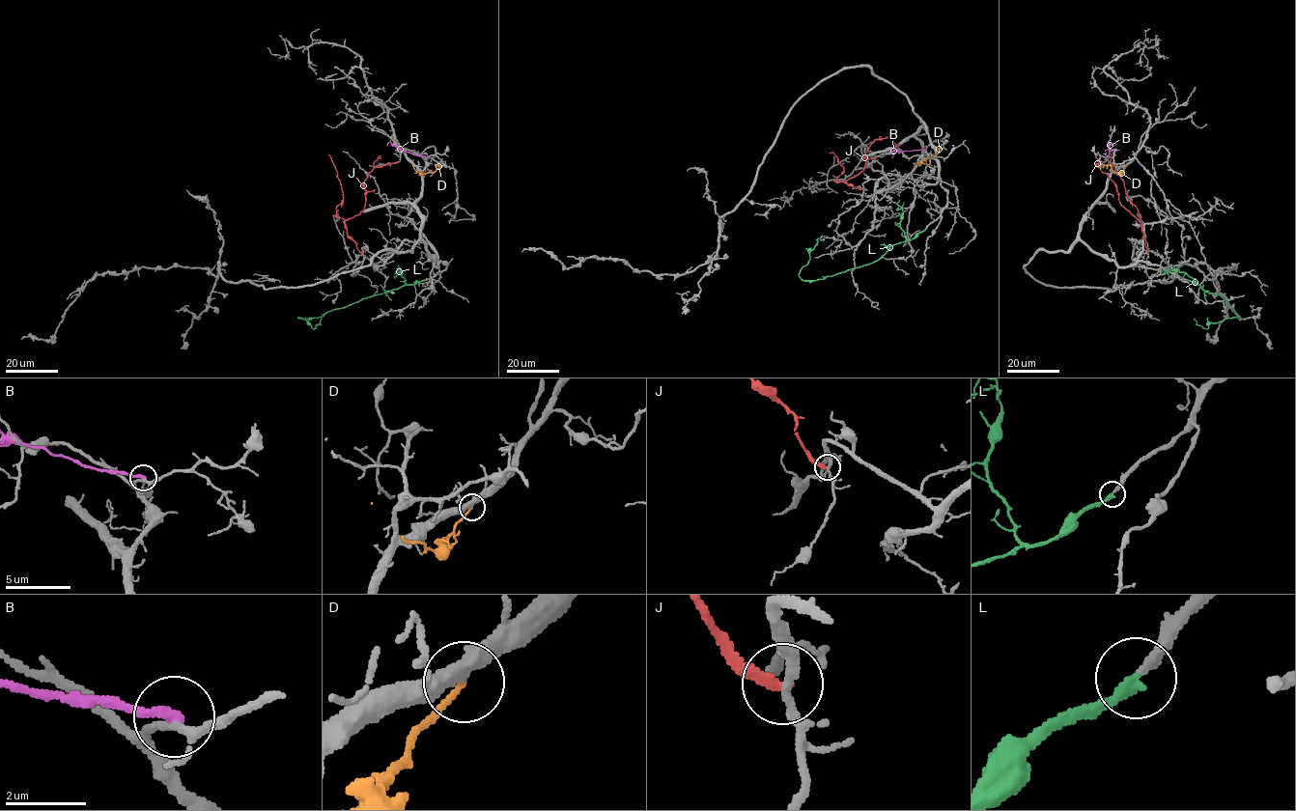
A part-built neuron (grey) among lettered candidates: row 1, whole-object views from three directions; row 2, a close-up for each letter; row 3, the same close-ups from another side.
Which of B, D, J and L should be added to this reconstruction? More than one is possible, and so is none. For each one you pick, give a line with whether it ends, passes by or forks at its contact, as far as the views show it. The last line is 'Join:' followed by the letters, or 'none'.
L: it ends
Join: L

